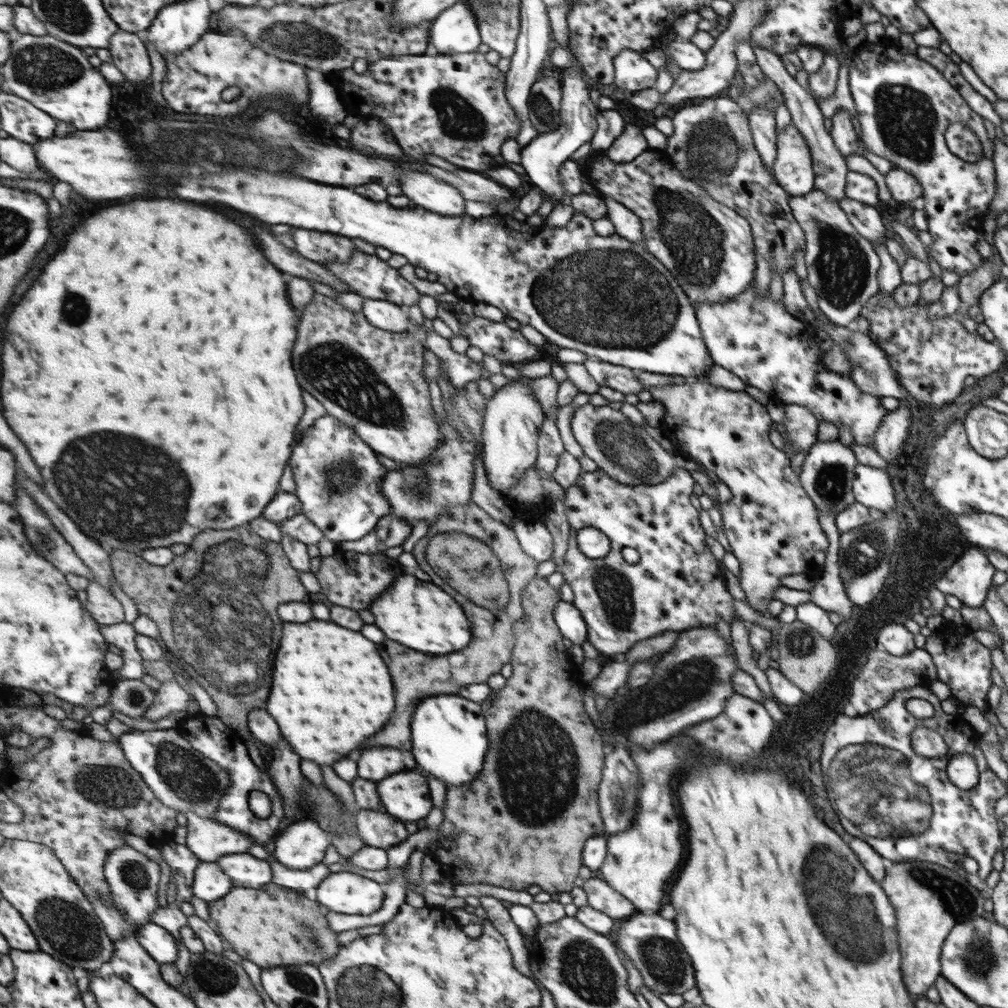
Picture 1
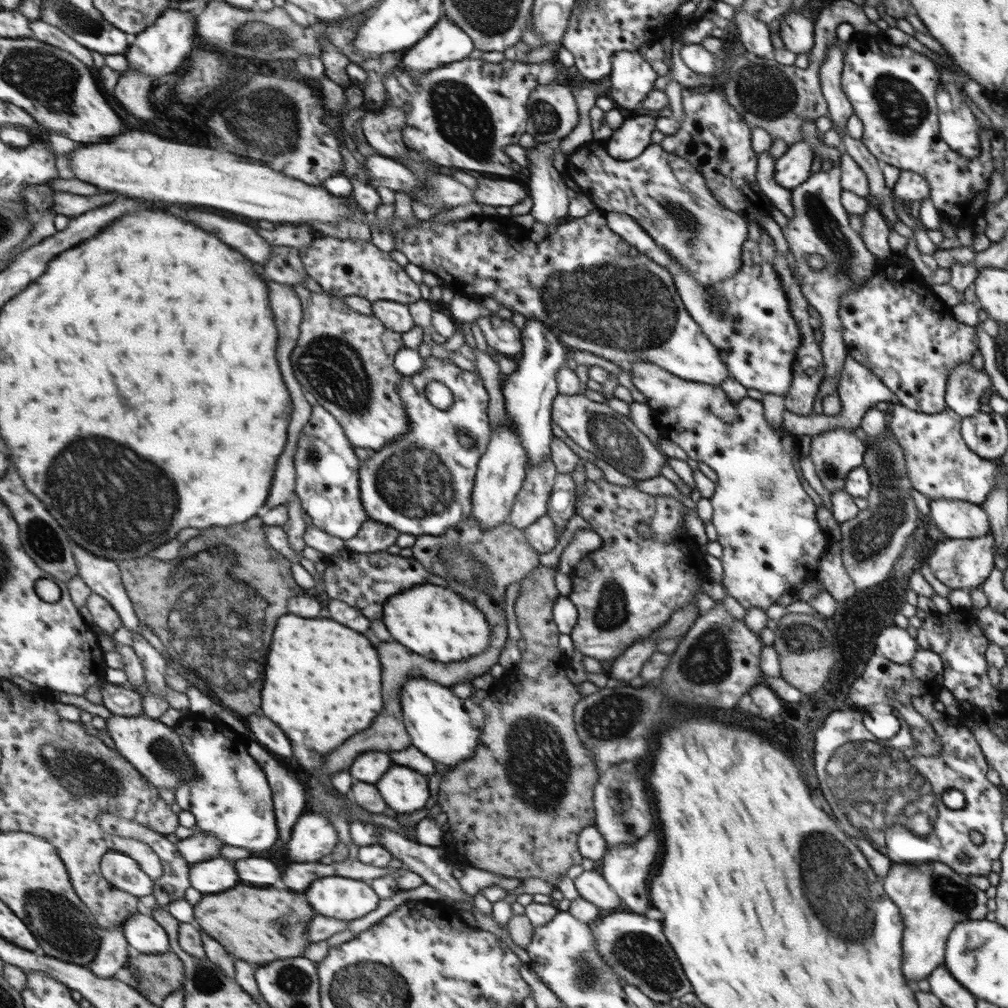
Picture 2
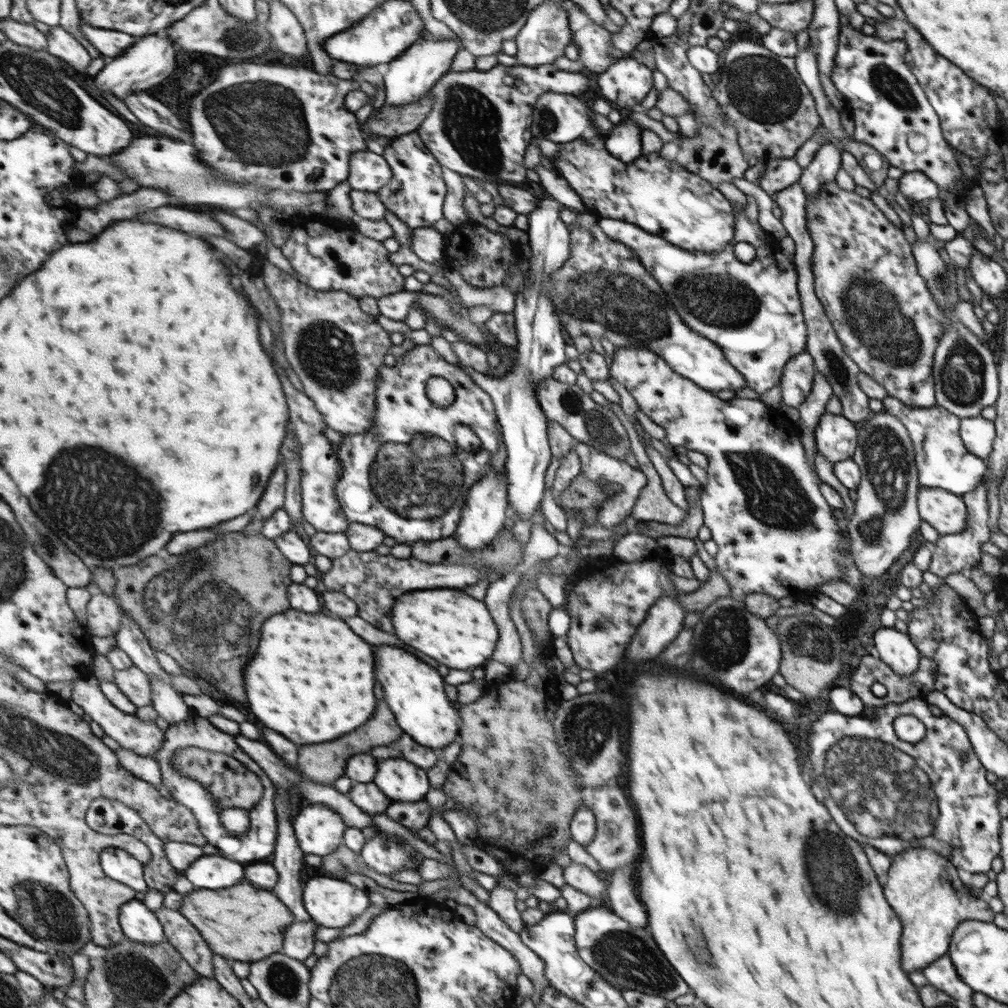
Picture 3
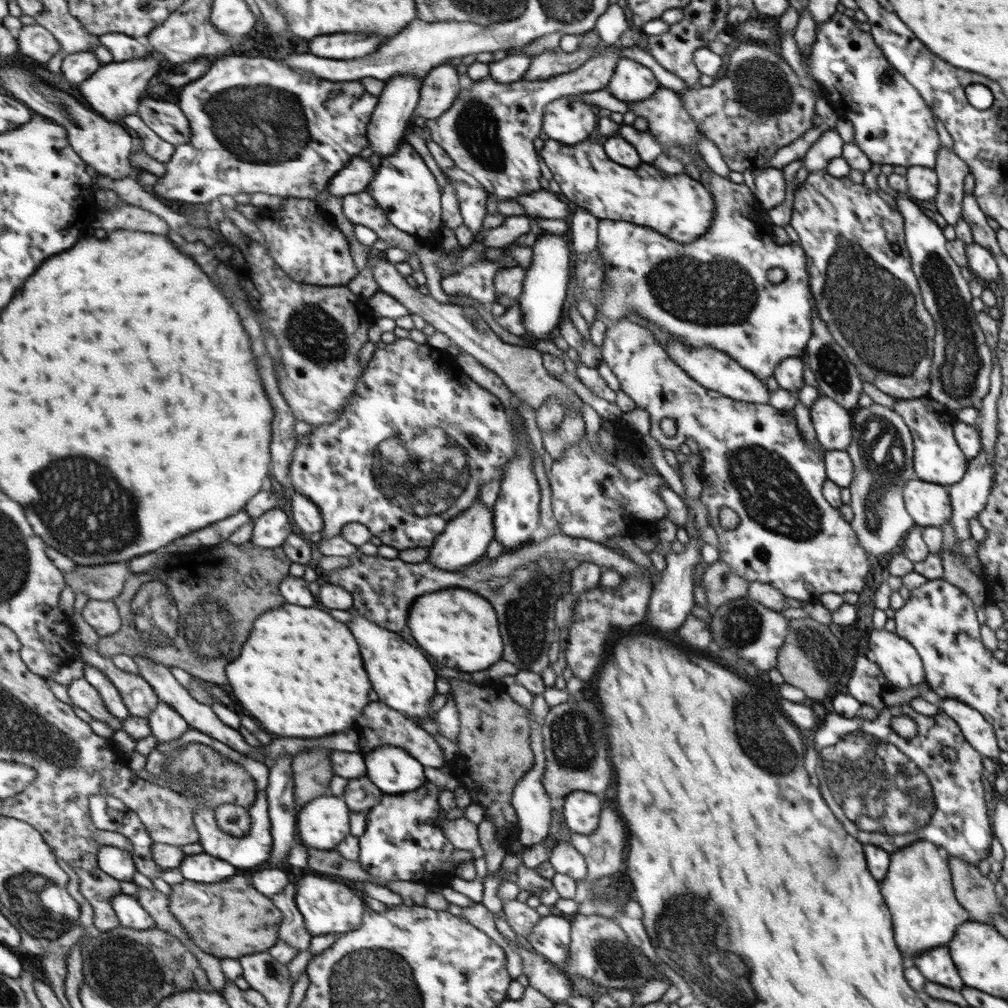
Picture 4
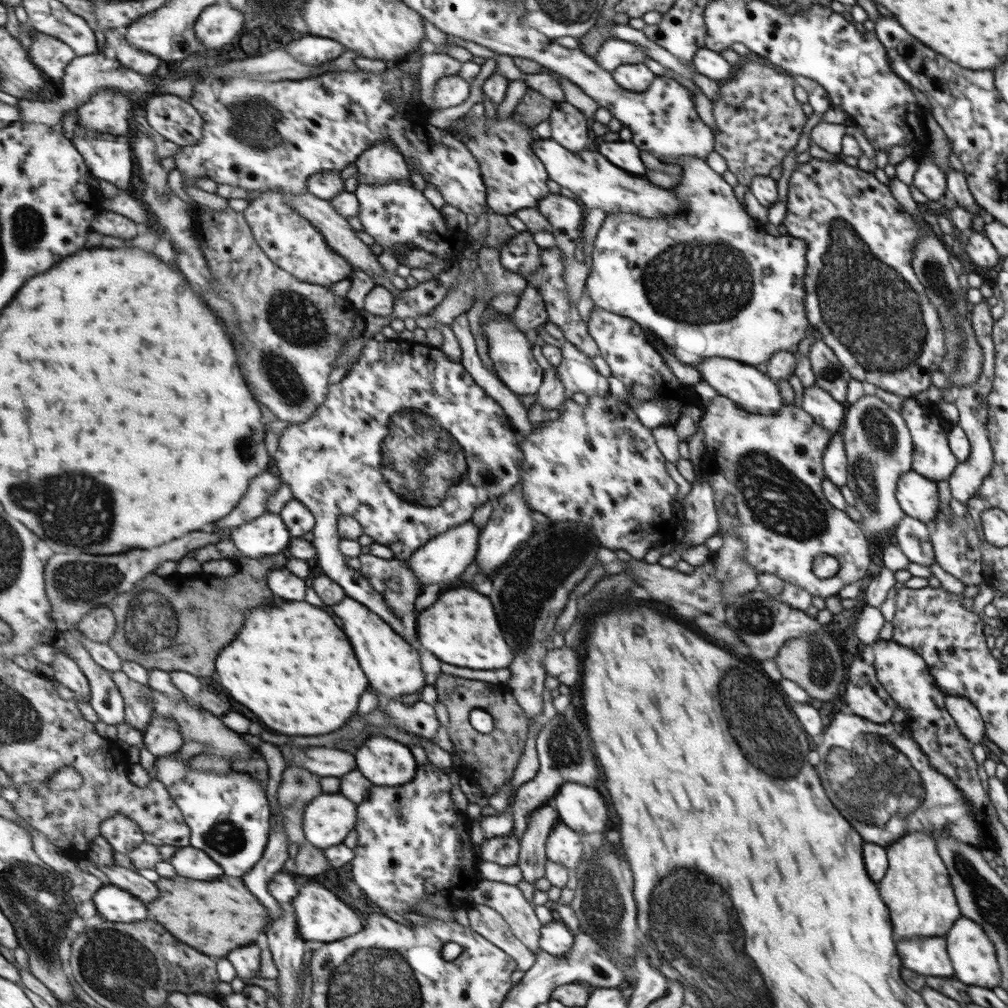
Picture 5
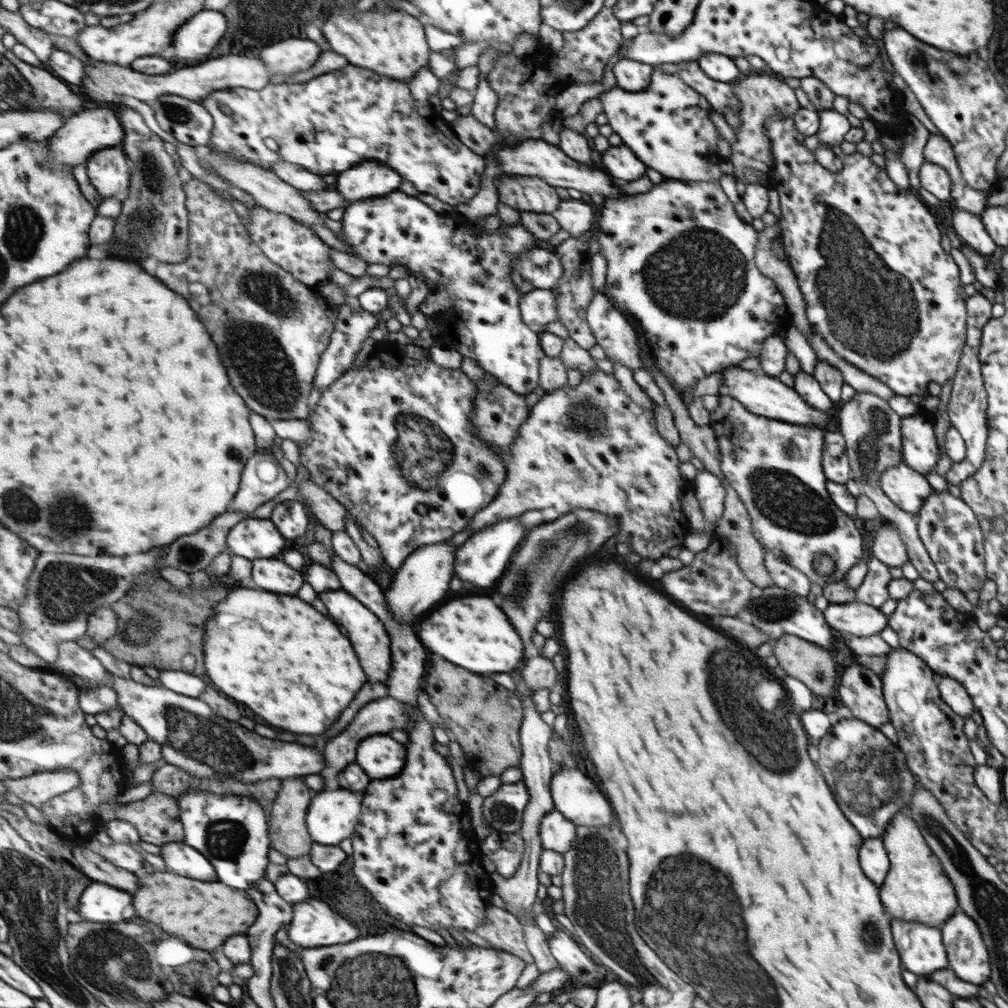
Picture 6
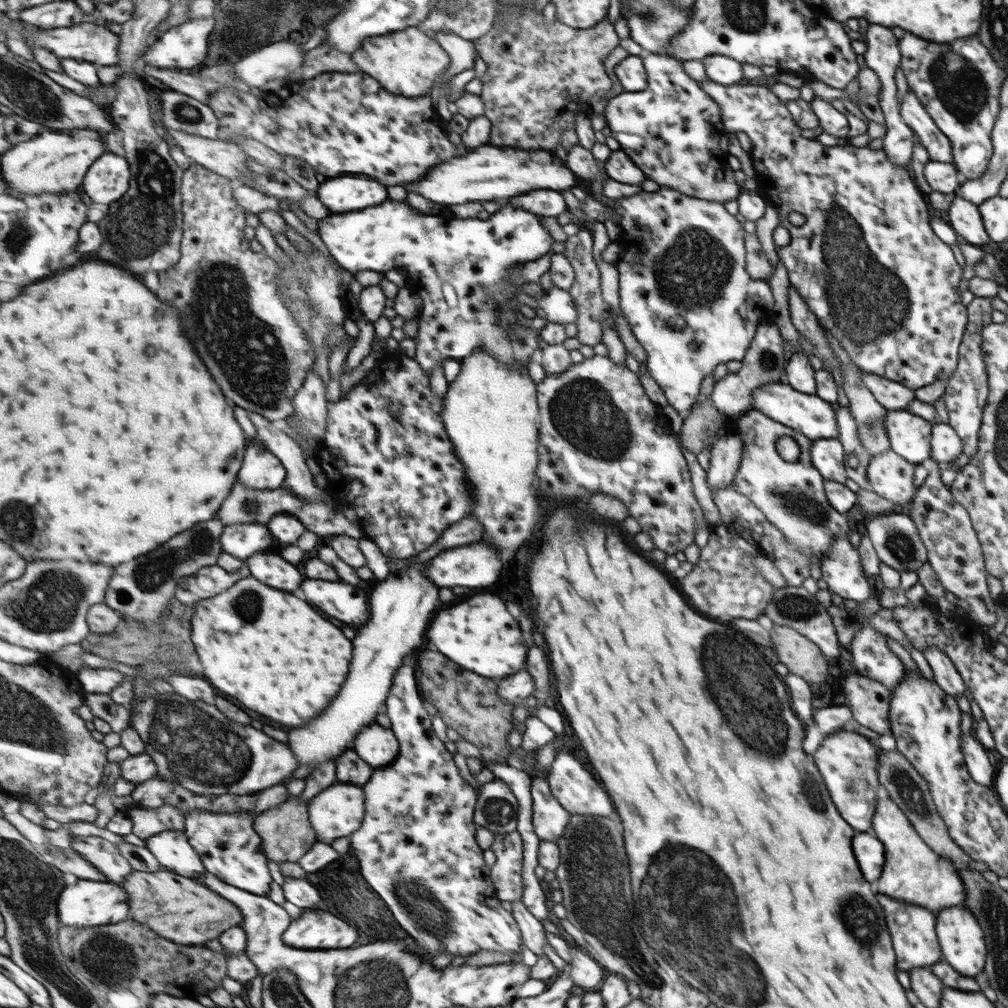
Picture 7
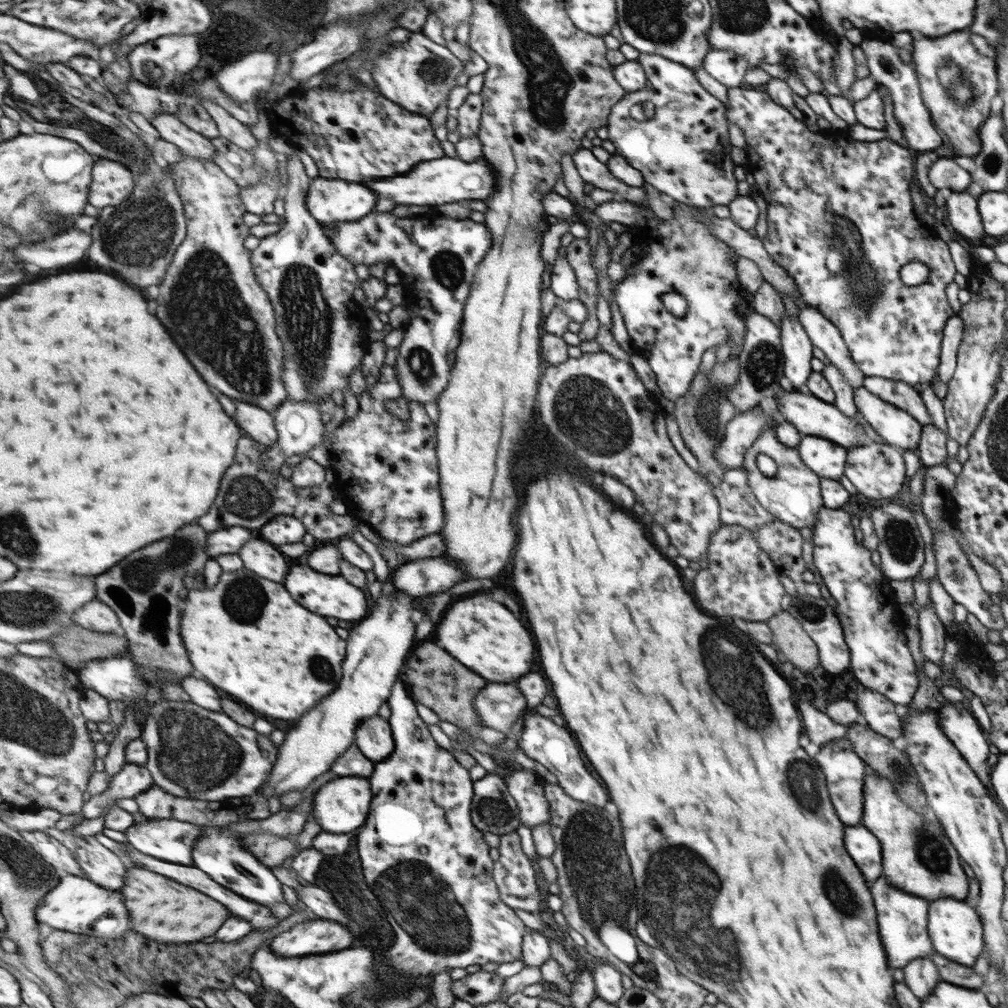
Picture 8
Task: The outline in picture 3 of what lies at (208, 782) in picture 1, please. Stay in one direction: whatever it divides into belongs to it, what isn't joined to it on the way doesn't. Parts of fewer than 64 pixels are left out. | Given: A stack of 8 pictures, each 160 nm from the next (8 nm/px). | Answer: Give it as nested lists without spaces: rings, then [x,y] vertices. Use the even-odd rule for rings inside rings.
[[[91,674],[89,678],[77,680],[71,686],[69,700],[76,702],[90,719],[103,730],[103,734],[114,739],[122,748],[132,750],[141,756],[155,758],[166,741],[166,731],[161,730],[155,722],[142,721],[136,714],[132,715],[119,710],[101,688],[100,681]]]

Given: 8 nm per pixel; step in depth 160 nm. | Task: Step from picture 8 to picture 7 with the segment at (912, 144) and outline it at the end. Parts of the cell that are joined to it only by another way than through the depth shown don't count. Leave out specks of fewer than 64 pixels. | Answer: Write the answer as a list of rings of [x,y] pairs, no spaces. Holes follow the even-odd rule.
[[[909,88],[898,106],[898,114],[903,123],[914,132],[921,146],[928,151],[929,161],[953,164],[949,139],[934,125]]]

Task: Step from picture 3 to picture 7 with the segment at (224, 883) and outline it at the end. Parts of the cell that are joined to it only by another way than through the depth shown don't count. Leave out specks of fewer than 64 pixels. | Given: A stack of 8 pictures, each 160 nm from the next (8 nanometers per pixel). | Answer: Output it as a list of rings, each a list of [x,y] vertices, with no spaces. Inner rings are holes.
[[[166,830],[146,839],[146,842],[147,848],[161,860],[161,864],[177,874],[187,878],[201,878],[205,874],[201,856],[193,850],[186,831]]]

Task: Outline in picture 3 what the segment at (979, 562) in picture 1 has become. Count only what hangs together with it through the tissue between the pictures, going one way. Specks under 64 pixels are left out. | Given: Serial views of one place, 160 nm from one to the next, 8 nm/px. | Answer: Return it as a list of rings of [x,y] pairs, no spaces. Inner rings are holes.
[[[983,479],[980,481],[980,483],[971,491],[971,492],[966,492],[965,494],[961,494],[961,498],[964,499],[965,506],[967,507],[967,526],[965,526],[965,529],[958,534],[953,534],[953,535],[941,535],[939,538],[937,538],[937,541],[934,543],[933,546],[931,546],[932,554],[929,562],[929,567],[927,567],[927,570],[931,572],[931,574],[935,574],[938,578],[945,578],[948,574],[953,574],[954,572],[966,572],[969,568],[975,567],[977,563],[980,562],[980,557],[982,556],[981,552],[981,545],[985,542],[989,541],[989,528],[987,528],[987,498],[985,497],[986,495],[986,487],[982,483]]]

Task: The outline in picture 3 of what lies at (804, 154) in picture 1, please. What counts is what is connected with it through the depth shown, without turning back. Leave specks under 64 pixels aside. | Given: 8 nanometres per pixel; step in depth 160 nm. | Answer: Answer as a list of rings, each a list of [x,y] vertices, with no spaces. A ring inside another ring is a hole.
[[[793,157],[770,158],[766,161],[758,187],[769,196],[769,200],[774,199],[773,194],[799,181],[802,172],[803,169]]]

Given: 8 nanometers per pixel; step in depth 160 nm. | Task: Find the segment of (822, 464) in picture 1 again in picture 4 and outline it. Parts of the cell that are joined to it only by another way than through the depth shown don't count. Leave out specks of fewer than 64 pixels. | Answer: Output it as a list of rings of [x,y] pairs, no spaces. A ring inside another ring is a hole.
[[[819,394],[809,412],[817,442],[825,451],[847,450],[852,435],[852,418],[849,411],[827,396]]]

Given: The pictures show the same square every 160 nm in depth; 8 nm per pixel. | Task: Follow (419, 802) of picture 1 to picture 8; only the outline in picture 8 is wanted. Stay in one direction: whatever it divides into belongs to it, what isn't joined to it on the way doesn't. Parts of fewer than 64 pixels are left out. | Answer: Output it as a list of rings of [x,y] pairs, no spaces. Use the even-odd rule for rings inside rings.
[[[373,716],[357,729],[357,746],[367,758],[381,762],[389,758],[396,749],[392,726],[388,719]]]

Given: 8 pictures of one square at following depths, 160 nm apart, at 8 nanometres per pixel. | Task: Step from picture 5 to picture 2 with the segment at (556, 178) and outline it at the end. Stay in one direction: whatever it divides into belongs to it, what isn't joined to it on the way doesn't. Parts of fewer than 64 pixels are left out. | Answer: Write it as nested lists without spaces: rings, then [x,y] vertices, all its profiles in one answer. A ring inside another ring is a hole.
[[[600,141],[583,143],[569,153],[565,172],[603,214],[628,214],[644,227],[657,246],[665,246],[701,286],[732,277],[743,264],[747,224],[711,194],[704,176],[688,160],[649,144],[639,157],[625,161],[608,155]]]

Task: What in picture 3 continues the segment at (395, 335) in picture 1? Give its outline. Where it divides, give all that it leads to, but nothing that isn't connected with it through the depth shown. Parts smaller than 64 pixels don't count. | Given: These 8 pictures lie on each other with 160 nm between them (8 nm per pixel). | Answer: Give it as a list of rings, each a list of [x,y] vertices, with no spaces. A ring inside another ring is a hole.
[[[261,258],[263,269],[259,273],[265,279],[278,305],[282,308],[282,339],[292,370],[296,373],[305,394],[313,399],[330,428],[345,434],[363,434],[370,430],[377,418],[380,372],[387,352],[393,348],[391,333],[383,330],[377,316],[361,310],[359,298],[344,290],[315,290],[301,282],[297,276],[285,273],[275,264]]]

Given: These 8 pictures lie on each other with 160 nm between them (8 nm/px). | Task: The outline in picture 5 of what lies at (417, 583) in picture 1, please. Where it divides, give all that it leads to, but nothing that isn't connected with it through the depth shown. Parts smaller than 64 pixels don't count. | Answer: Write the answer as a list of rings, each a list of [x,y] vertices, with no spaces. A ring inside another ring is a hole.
[[[473,590],[445,592],[437,604],[419,614],[419,638],[427,650],[449,664],[473,670],[497,670],[509,667],[513,658],[497,626],[497,616],[489,600]]]

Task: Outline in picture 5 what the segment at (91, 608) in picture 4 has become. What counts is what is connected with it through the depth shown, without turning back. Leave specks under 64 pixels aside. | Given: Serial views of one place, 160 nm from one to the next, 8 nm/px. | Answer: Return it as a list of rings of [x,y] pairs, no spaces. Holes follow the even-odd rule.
[[[99,606],[85,615],[78,628],[80,633],[87,635],[90,639],[107,643],[117,630],[117,618],[109,606]]]

